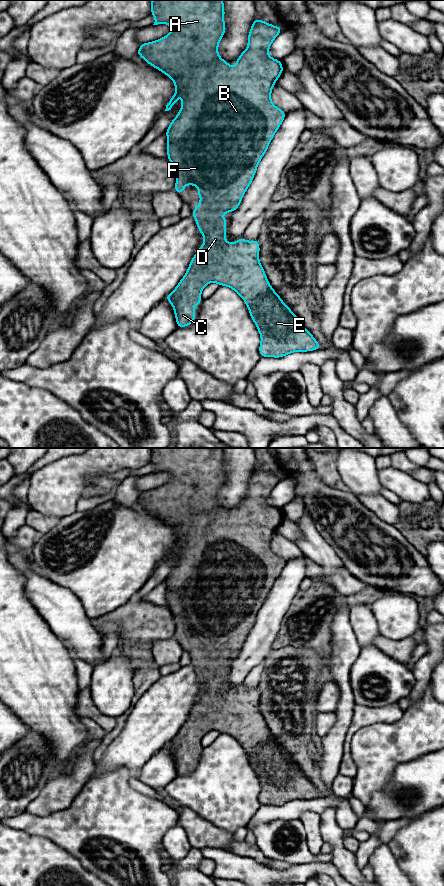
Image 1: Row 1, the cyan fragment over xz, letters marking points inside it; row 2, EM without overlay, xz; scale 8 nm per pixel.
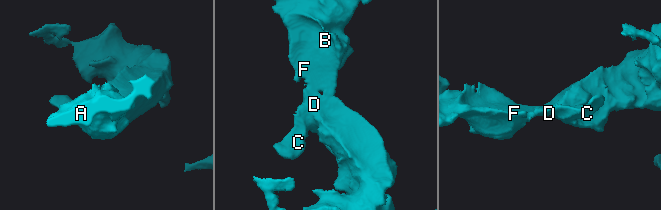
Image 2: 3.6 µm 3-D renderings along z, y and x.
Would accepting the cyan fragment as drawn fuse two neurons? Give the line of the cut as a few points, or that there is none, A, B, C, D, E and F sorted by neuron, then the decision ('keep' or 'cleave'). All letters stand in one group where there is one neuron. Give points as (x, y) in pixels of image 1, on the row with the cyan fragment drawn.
cut none; groups A B C D E F; keep

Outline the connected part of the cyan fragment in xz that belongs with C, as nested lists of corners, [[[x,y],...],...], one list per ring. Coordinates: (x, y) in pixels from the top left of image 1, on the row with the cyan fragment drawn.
[[[152,0],[150,15],[155,17],[153,25],[169,24],[172,31],[167,36],[153,42],[141,43],[136,55],[174,81],[175,93],[168,101],[165,111],[171,110],[178,100],[179,93],[182,90],[185,91],[182,108],[165,132],[168,139],[167,159],[175,169],[174,190],[181,195],[184,193],[187,183],[190,186],[198,185],[199,189],[196,194],[201,197],[200,203],[194,208],[191,215],[195,218],[198,231],[204,237],[204,243],[191,259],[187,272],[176,288],[164,298],[171,303],[174,309],[177,328],[193,324],[196,318],[194,305],[200,305],[202,302],[201,291],[209,283],[215,282],[220,286],[232,288],[245,301],[251,319],[261,336],[259,346],[261,357],[281,358],[293,352],[322,349],[314,336],[271,287],[259,261],[258,239],[248,242],[241,237],[235,243],[225,242],[228,219],[220,218],[222,214],[238,209],[255,176],[260,160],[286,116],[285,111],[271,102],[272,88],[284,71],[283,65],[280,60],[268,55],[274,39],[283,30],[282,26],[277,27],[255,18],[248,34],[248,48],[237,58],[236,67],[232,68],[218,55],[218,45],[226,32],[223,0]]]

